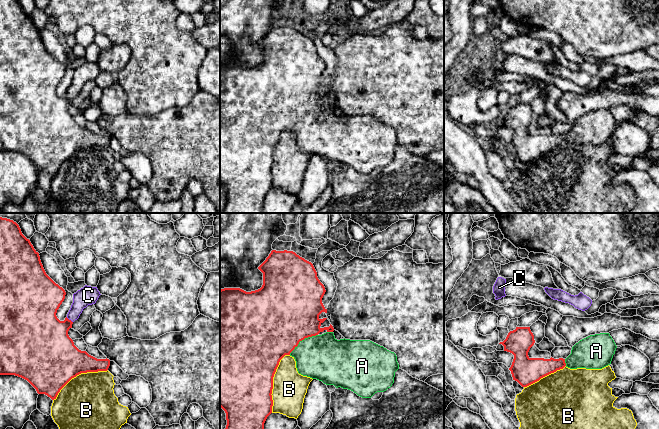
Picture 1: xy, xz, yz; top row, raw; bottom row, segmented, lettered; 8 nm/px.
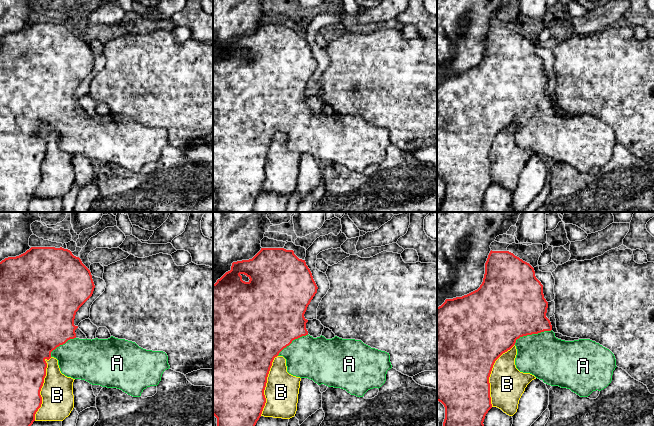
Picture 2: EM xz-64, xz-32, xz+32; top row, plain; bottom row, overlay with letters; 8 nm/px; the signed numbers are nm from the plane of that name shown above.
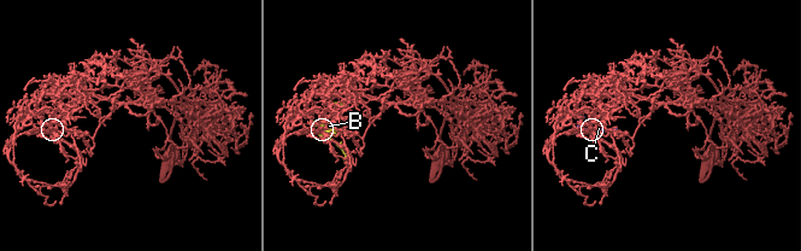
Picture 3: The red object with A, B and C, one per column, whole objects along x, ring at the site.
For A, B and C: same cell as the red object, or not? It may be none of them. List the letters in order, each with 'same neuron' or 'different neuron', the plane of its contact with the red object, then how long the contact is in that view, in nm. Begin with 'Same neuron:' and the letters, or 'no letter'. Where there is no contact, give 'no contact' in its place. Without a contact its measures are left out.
Same neuron: A
A: same neuron; meets red in xz; contact 280 nm long
B: different neuron; meets red in xz; contact 500 nm long
C: different neuron; meets red in xy; contact 70 nm long

